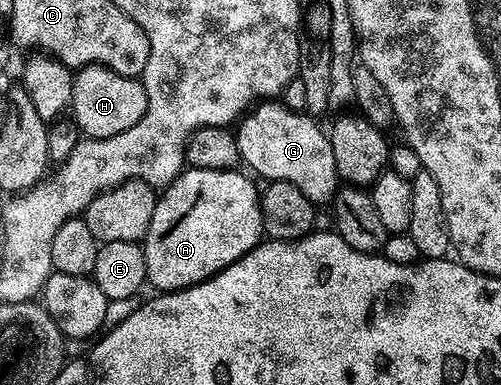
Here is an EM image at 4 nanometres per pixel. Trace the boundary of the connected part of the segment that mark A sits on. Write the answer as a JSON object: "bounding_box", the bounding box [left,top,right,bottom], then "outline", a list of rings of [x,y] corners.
{"bounding_box":[142,168,264,293],"outline":[[[187,168],[179,173],[172,184],[166,185],[158,193],[153,210],[153,222],[149,222],[149,230],[142,241],[143,253],[145,254],[145,266],[147,267],[147,279],[150,287],[155,287],[160,293],[179,292],[183,288],[191,288],[195,284],[200,284],[202,280],[208,280],[210,276],[215,276],[221,270],[225,270],[230,264],[236,264],[249,250],[253,250],[256,244],[260,243],[264,235],[263,219],[259,209],[260,189],[255,188],[256,181],[250,175],[242,176],[239,170],[201,170],[200,168]]]}

